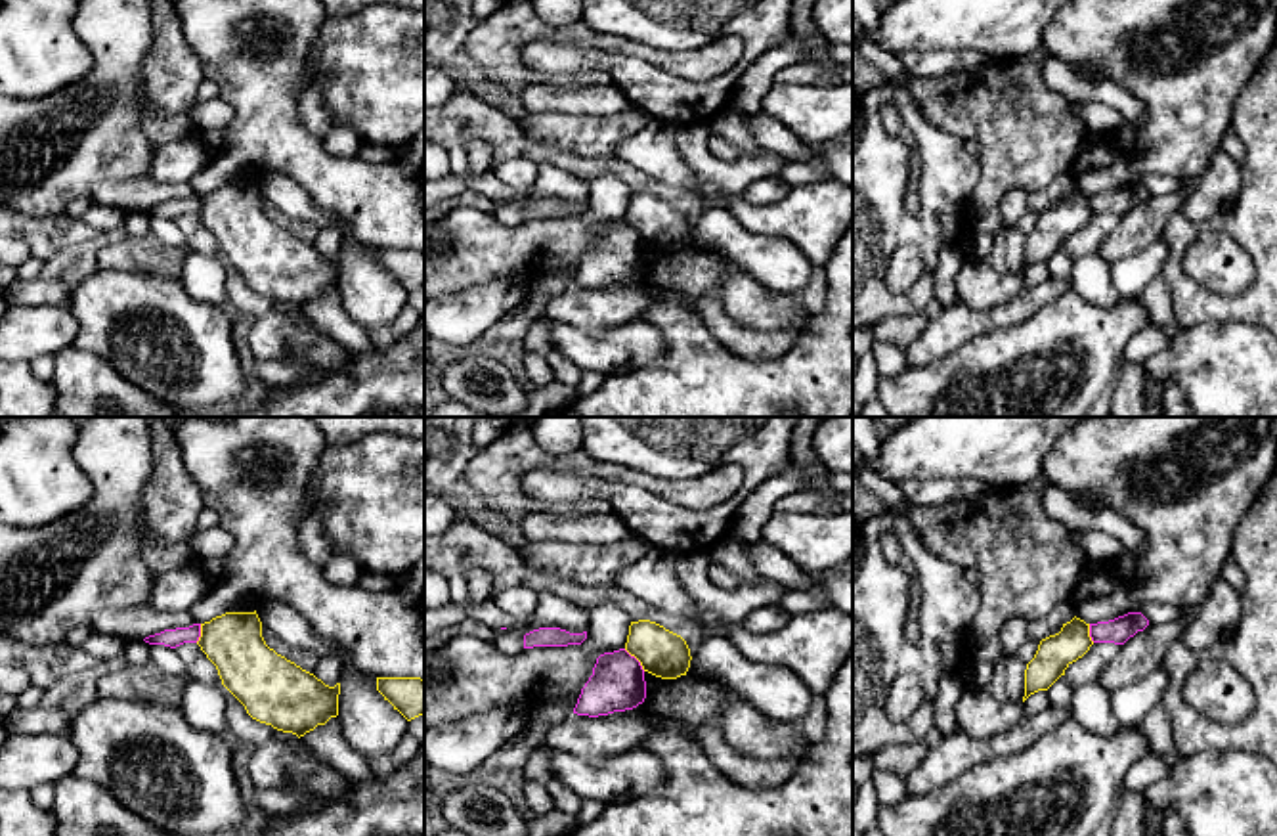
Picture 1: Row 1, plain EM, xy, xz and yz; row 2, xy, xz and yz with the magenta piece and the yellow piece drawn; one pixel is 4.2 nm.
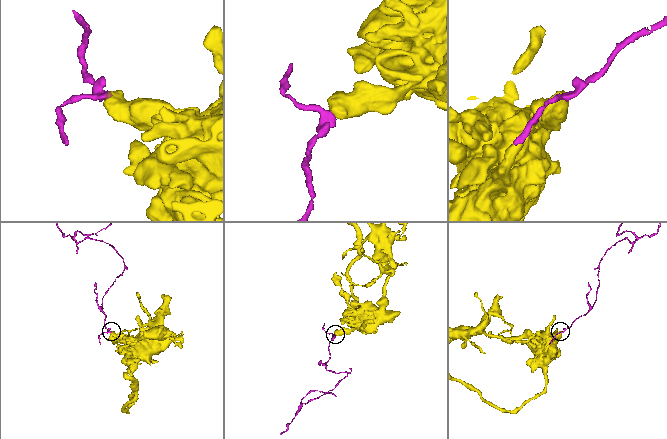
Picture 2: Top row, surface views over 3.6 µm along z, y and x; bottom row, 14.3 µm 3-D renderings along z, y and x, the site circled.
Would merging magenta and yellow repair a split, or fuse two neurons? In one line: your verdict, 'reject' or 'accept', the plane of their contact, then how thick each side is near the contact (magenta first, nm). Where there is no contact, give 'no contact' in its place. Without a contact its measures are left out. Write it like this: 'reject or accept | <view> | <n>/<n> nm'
reject | xz | 220/200 nm

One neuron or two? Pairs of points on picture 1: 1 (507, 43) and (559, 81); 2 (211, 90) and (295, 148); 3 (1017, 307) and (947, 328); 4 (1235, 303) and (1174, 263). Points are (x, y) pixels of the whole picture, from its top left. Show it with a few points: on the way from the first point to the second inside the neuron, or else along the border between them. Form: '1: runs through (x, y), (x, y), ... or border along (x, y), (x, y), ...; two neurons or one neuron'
1: runs through (509, 58), (528, 77), (543, 79); one neuron
2: border along (205, 77), (218, 87), (220, 94); two neurons
3: runs through (1000, 316), (964, 324); one neuron
4: runs through (1216, 305), (1203, 305), (1180, 282); one neuron

